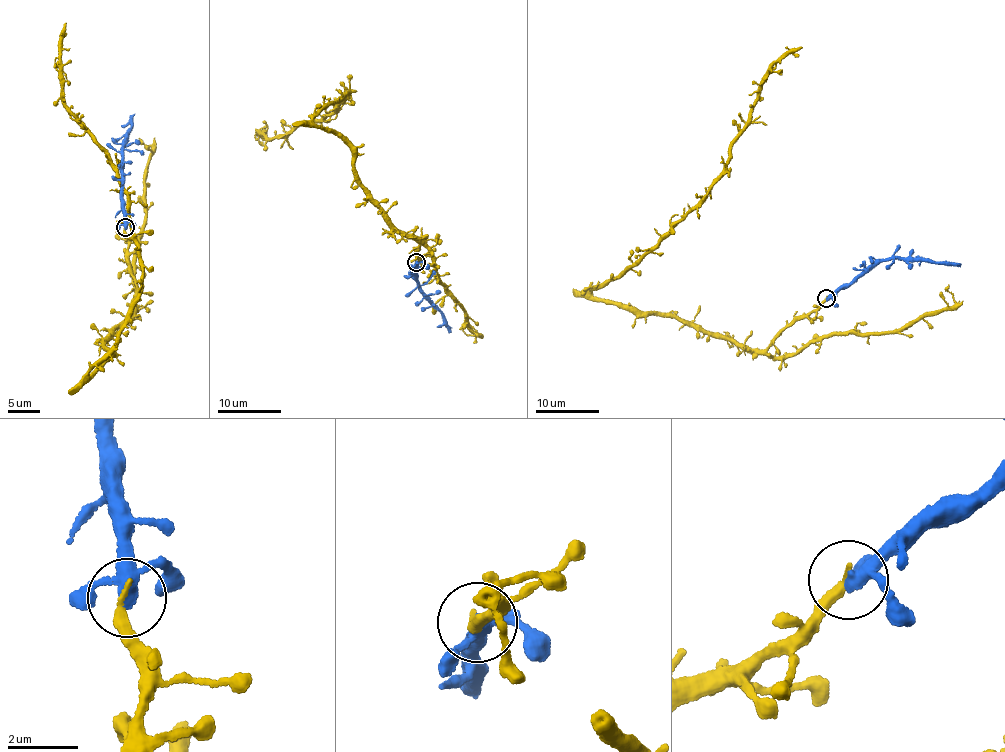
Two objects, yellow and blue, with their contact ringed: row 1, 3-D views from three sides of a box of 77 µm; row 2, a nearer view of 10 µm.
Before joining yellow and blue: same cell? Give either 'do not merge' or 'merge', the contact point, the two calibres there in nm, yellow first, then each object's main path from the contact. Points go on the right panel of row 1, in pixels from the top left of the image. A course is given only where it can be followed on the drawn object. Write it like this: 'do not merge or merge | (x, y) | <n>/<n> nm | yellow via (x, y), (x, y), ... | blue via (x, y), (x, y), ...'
merge | (826, 298) | 300/280 nm | yellow via (826, 298), (760, 350), (592, 294), (702, 200), (761, 81), (803, 47) | blue via (826, 298), (884, 261), (921, 259), (961, 264)

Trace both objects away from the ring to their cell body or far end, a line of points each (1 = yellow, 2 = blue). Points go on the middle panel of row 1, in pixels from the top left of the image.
1: (416, 263), (423, 242), (361, 183), (353, 149), (313, 124), (348, 93), (323, 117), (264, 137)
2: (416, 263), (413, 275), (418, 281), (421, 293), (441, 312), (442, 321), (450, 331)

